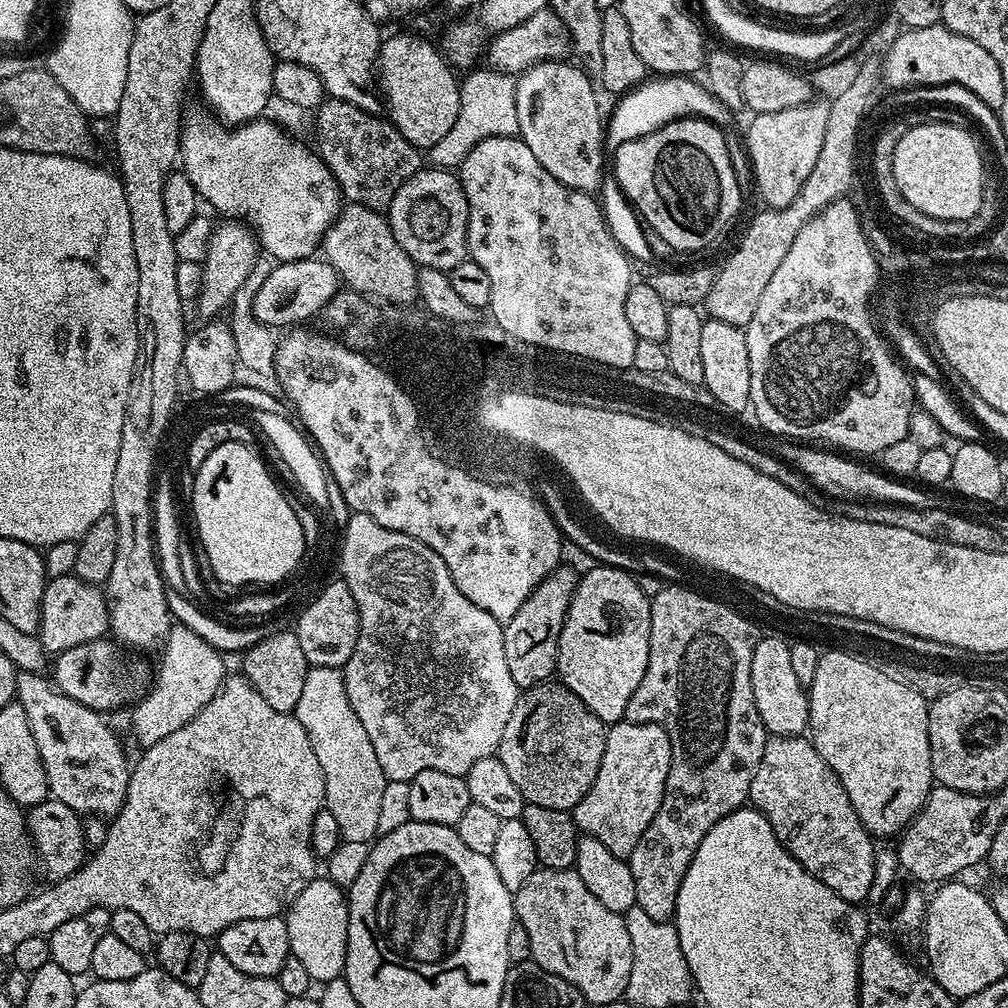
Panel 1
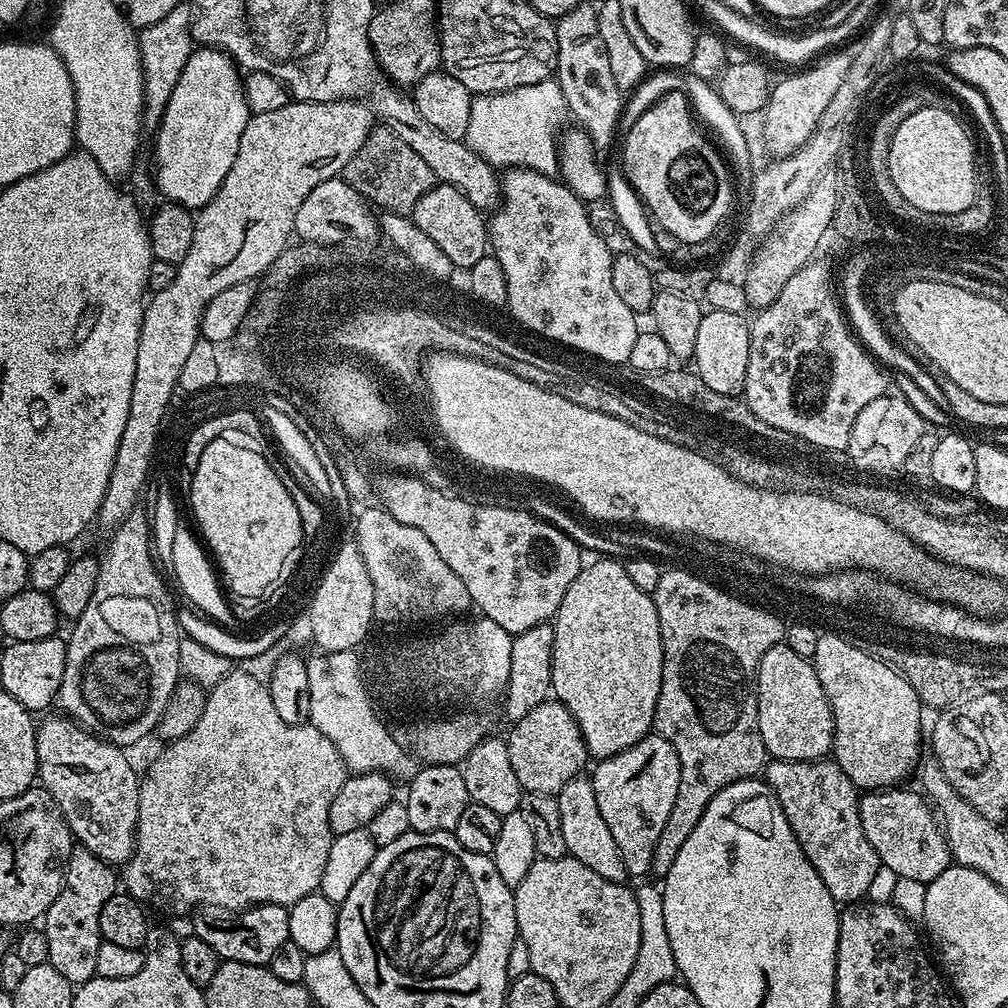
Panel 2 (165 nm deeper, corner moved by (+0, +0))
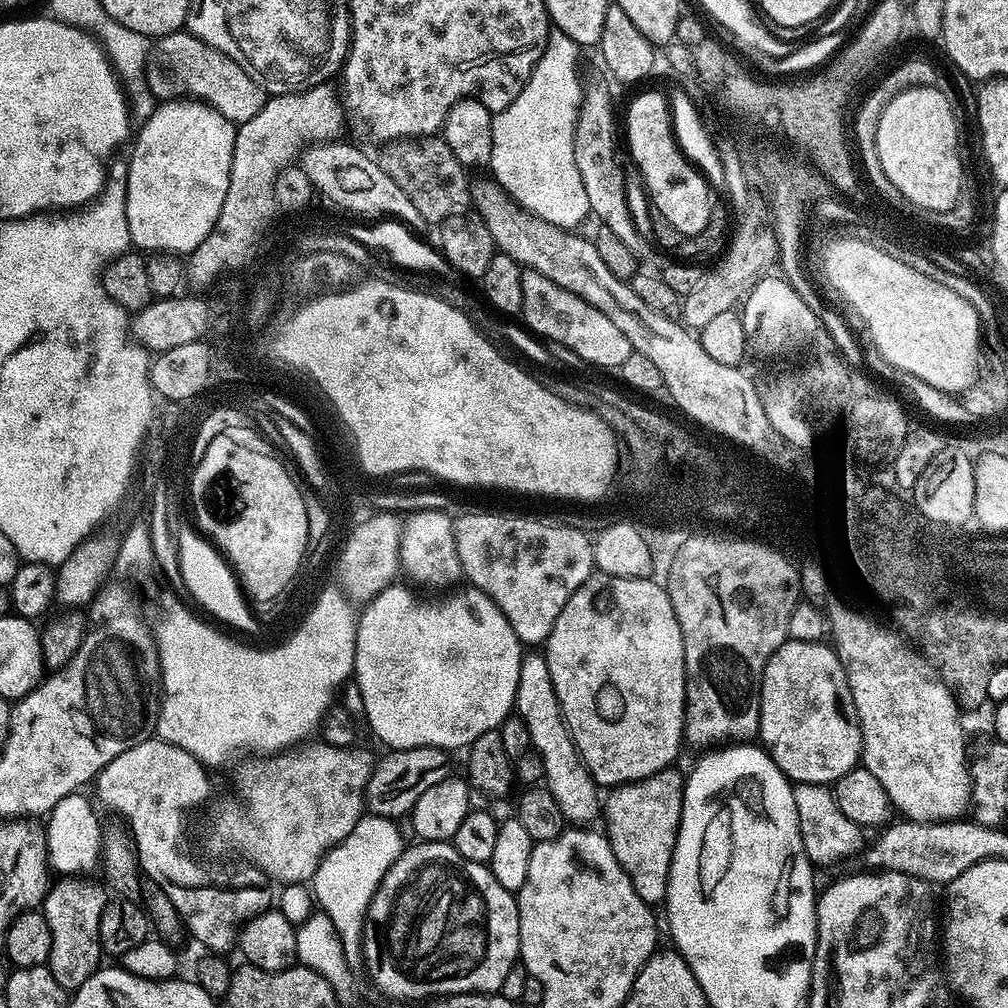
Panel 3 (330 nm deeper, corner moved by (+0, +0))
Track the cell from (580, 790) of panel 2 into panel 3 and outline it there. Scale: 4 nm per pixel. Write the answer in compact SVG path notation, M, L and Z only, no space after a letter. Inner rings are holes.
M539 651L532 652L523 657L520 661L520 673L518 674L518 690L516 691L516 703L514 705L515 715L526 726L530 734L532 743L531 751L539 756L544 767L544 780L554 802L558 802L558 810L564 815L565 821L572 826L588 826L592 819L599 817L602 812L602 792L598 787L596 779L588 773L587 766L582 762L578 750L574 746L572 736L568 732L568 727L564 721L562 710L558 706L558 700L554 694L554 684L550 682L550 672L546 666L543 655Z

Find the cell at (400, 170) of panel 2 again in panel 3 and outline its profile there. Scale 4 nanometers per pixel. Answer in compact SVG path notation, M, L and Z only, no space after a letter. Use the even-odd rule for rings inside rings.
M439 135L390 140L381 148L384 149L378 154L378 161L382 170L413 200L414 206L430 226L443 224L445 216L463 209L460 207L469 203L469 175Z

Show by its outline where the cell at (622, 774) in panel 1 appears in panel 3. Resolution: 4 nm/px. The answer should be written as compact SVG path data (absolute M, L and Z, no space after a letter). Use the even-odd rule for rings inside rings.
M675 767L664 768L653 776L647 776L629 784L615 785L609 791L612 792L609 796L607 793L602 804L602 820L608 823L608 828L606 827L608 845L614 850L614 858L618 858L622 870L626 870L638 898L642 898L649 906L659 905L664 899L670 874L670 862L680 829L685 777L679 776L676 771Z

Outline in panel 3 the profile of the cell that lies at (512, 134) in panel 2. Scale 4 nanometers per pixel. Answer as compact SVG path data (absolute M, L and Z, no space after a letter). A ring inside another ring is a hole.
M553 27L545 56L534 66L518 98L492 118L491 179L499 182L528 212L569 230L579 229L579 224L590 216L586 186L582 186L582 174L578 174L574 162L574 134L582 99L578 77L580 52L582 56L581 45Z

